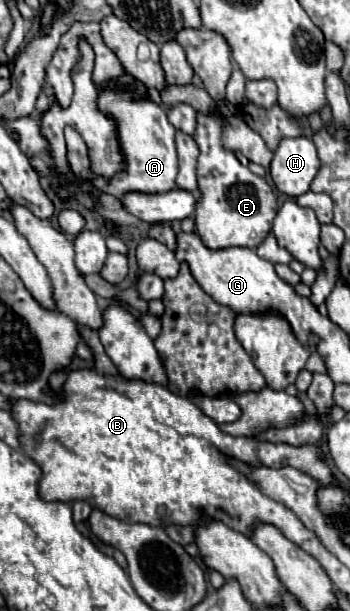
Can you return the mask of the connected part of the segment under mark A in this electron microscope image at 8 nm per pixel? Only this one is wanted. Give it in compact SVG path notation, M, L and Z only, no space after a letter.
M137 83L137 91L103 91L99 97L99 107L117 119L119 125L119 141L121 141L121 151L125 155L127 167L119 171L113 179L97 177L91 167L89 167L89 155L87 155L87 145L83 143L81 135L65 127L65 139L67 139L67 159L71 173L75 177L89 179L99 191L123 197L131 191L137 193L165 193L177 187L175 177L177 177L177 151L175 151L175 127L167 121L167 113L161 105L155 105L153 101L145 99L145 87Z

